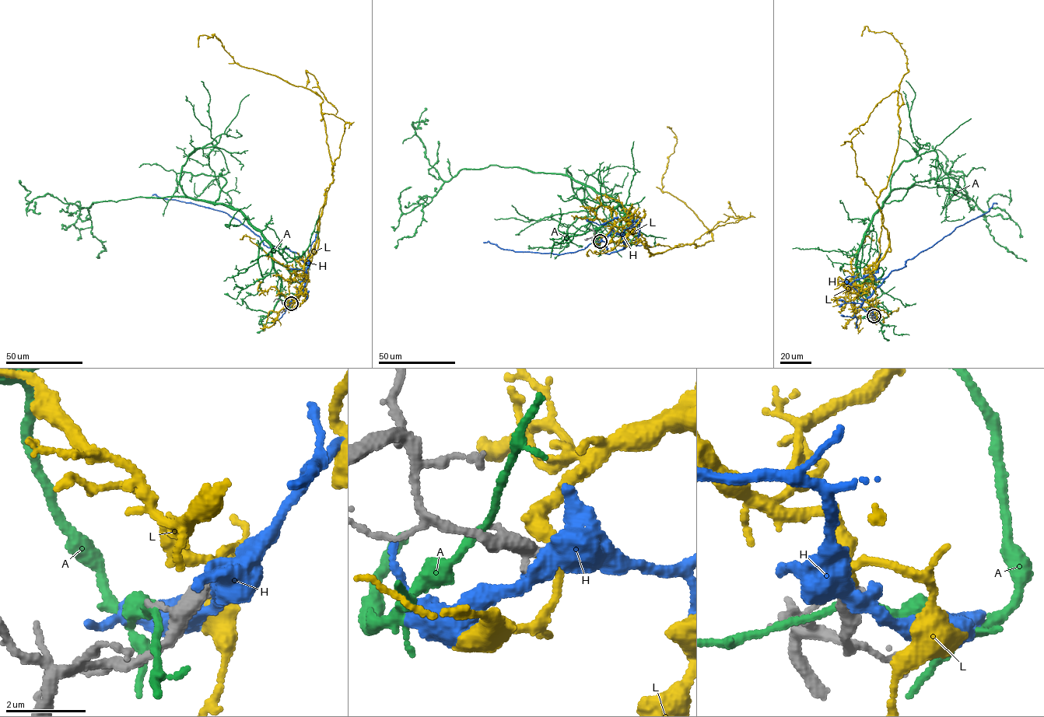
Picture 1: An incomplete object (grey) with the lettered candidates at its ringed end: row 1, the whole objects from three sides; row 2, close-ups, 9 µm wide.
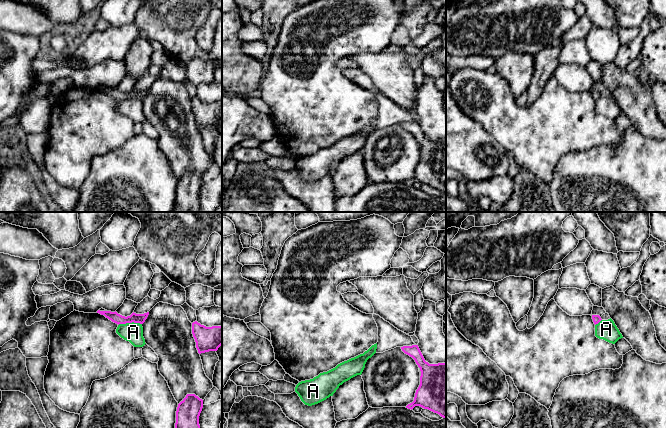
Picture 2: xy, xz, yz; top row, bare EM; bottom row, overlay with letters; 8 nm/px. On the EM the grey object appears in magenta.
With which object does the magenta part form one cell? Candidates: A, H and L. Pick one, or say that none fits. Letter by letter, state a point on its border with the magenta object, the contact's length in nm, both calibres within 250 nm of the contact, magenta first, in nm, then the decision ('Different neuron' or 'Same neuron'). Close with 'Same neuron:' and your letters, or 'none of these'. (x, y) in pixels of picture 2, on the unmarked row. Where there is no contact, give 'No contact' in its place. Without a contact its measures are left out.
A: Touches magenta at xy (129, 98). Shared border 190 nm. Thickness 80 nm (magenta) against 160 nm. Different neuron
H: No contact. Different neuron
L: No contact. Same neuron
Same neuron: L

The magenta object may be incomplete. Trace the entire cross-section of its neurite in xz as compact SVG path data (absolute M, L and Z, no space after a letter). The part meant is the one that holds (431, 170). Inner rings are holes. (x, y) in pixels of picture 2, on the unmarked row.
M418 121L403 122L402 127L412 133L421 147L420 161L414 177L406 182L420 182L446 194L446 139L429 140Z

